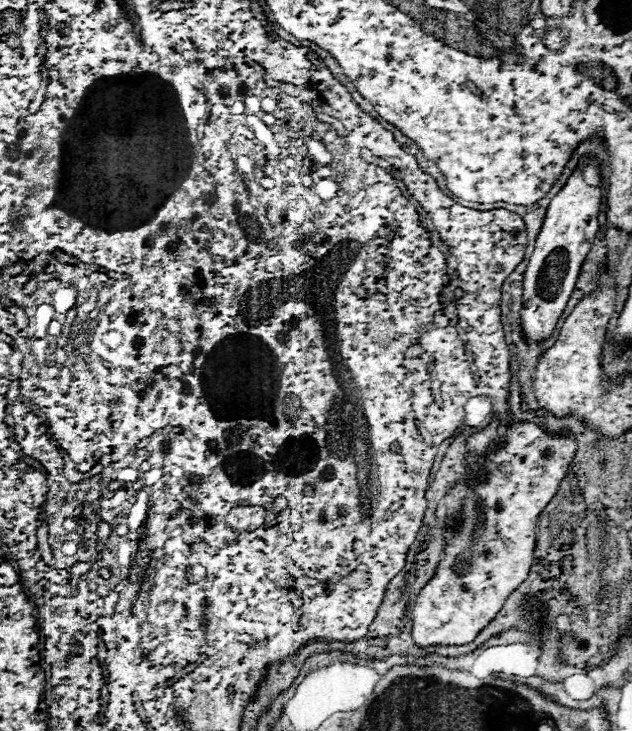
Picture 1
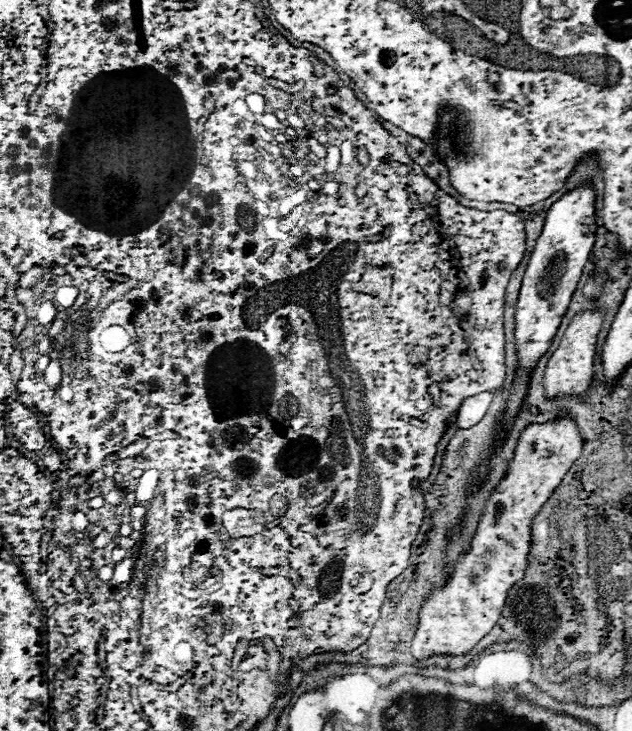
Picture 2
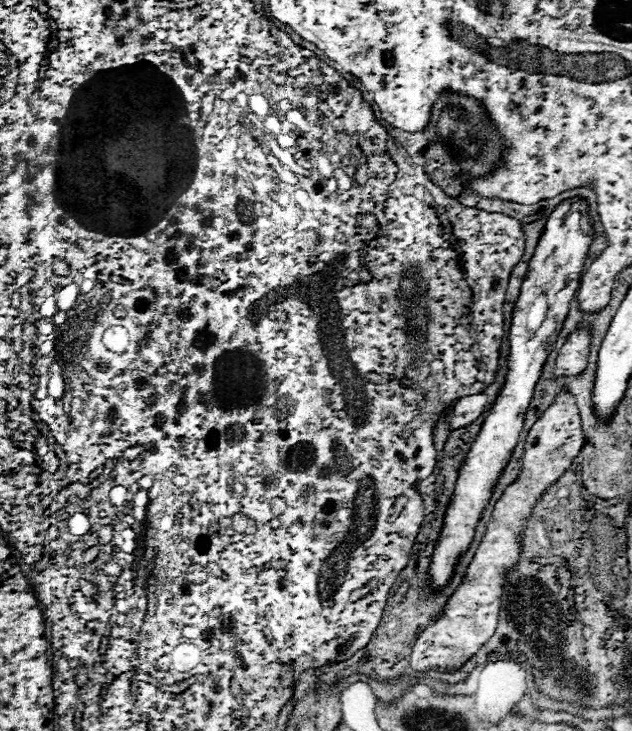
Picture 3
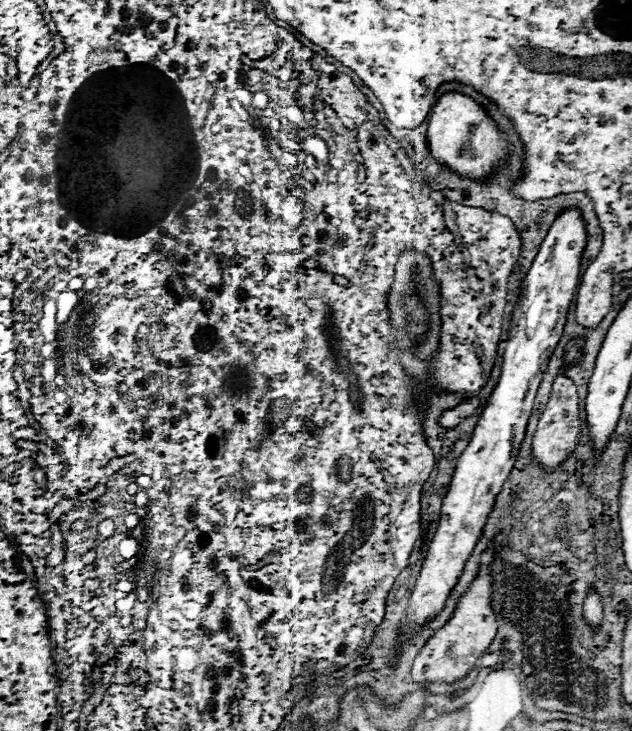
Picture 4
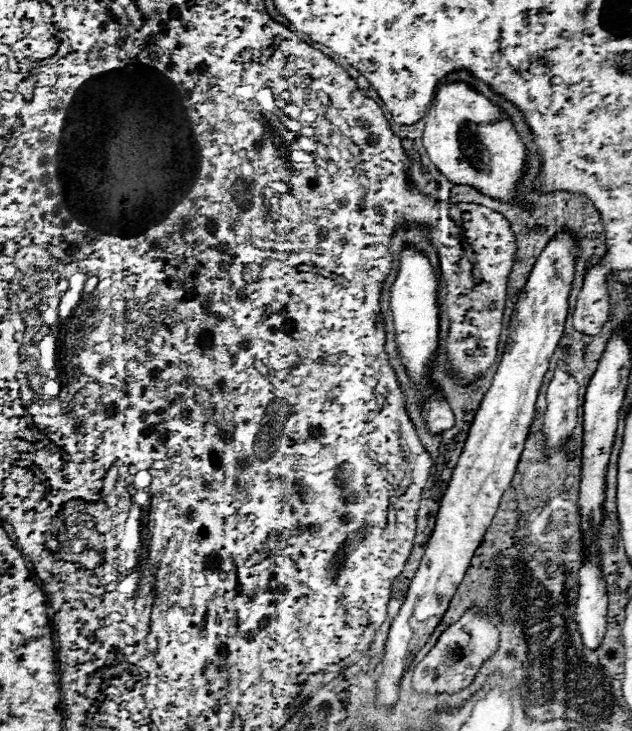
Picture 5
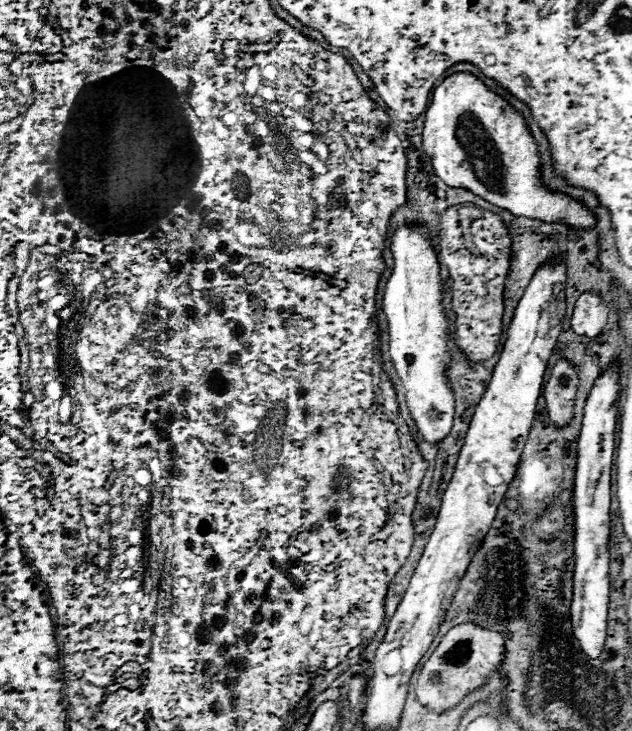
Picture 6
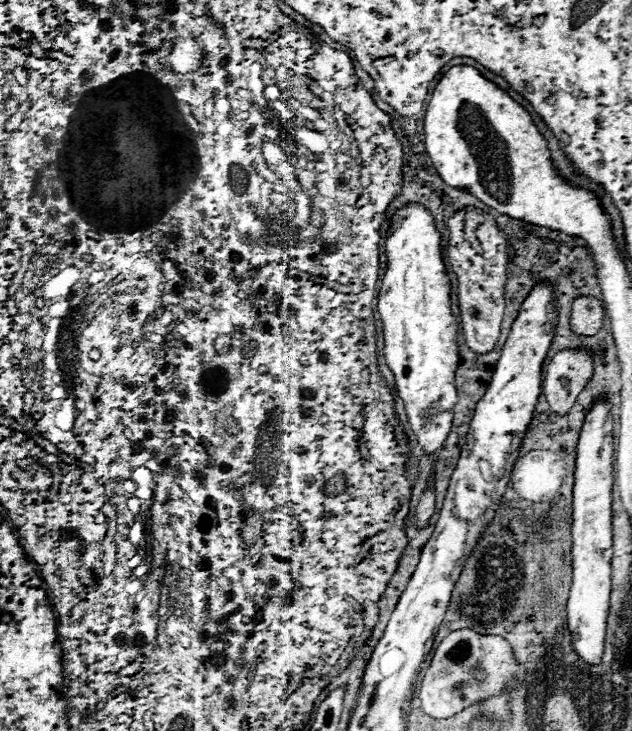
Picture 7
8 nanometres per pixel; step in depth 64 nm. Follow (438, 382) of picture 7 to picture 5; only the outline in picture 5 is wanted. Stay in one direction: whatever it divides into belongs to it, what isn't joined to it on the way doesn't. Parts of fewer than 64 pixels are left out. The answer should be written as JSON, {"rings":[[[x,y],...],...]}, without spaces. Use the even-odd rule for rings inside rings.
{"rings":[[[404,248],[400,254],[398,276],[390,288],[390,308],[396,330],[396,344],[402,364],[408,374],[420,382],[426,374],[426,364],[432,360],[438,340],[438,306],[436,306],[436,276],[428,258],[414,248]],[[432,396],[432,400],[426,404],[426,408],[422,410],[422,416],[430,432],[444,432],[454,426],[454,412],[446,402],[436,400],[436,396]]]}

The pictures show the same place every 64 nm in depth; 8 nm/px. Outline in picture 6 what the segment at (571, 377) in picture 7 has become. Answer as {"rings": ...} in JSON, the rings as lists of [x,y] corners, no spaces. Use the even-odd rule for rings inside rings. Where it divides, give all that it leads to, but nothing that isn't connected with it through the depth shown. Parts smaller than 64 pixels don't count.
{"rings":[[[558,360],[552,368],[550,380],[544,386],[546,416],[560,430],[566,428],[574,418],[574,402],[578,392],[578,372],[566,360]]]}

